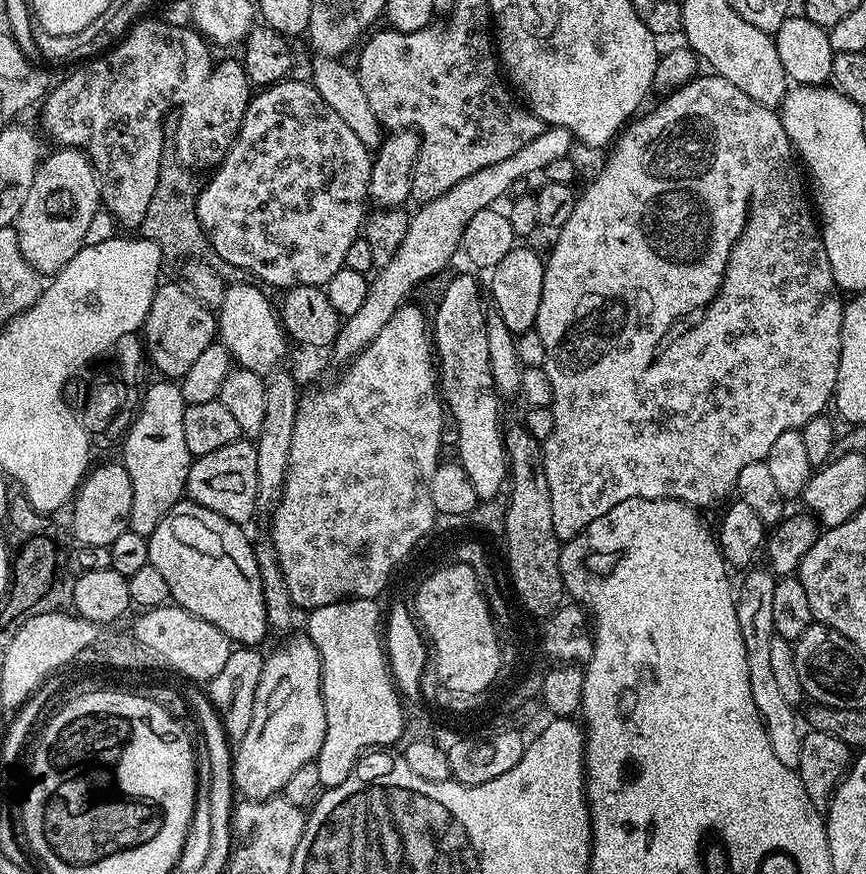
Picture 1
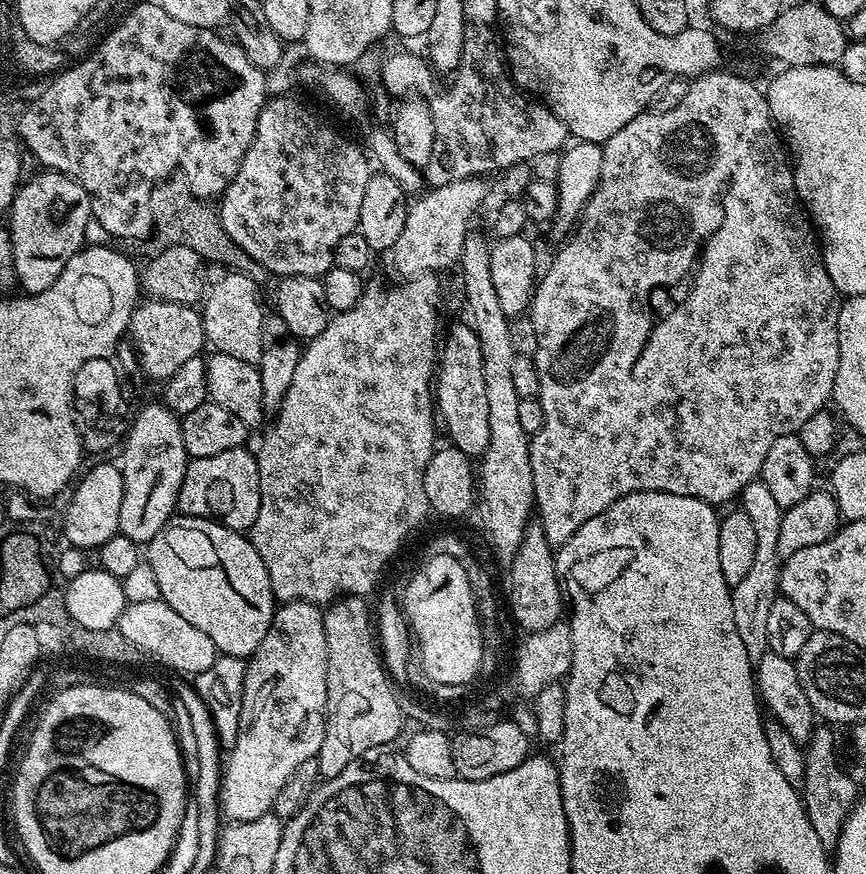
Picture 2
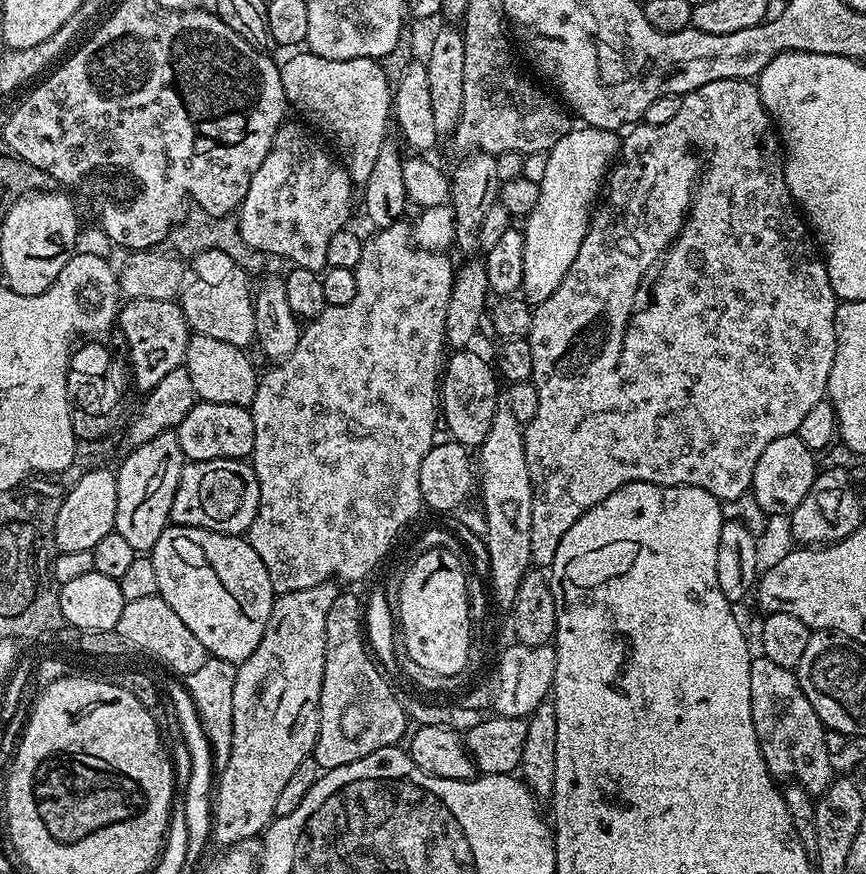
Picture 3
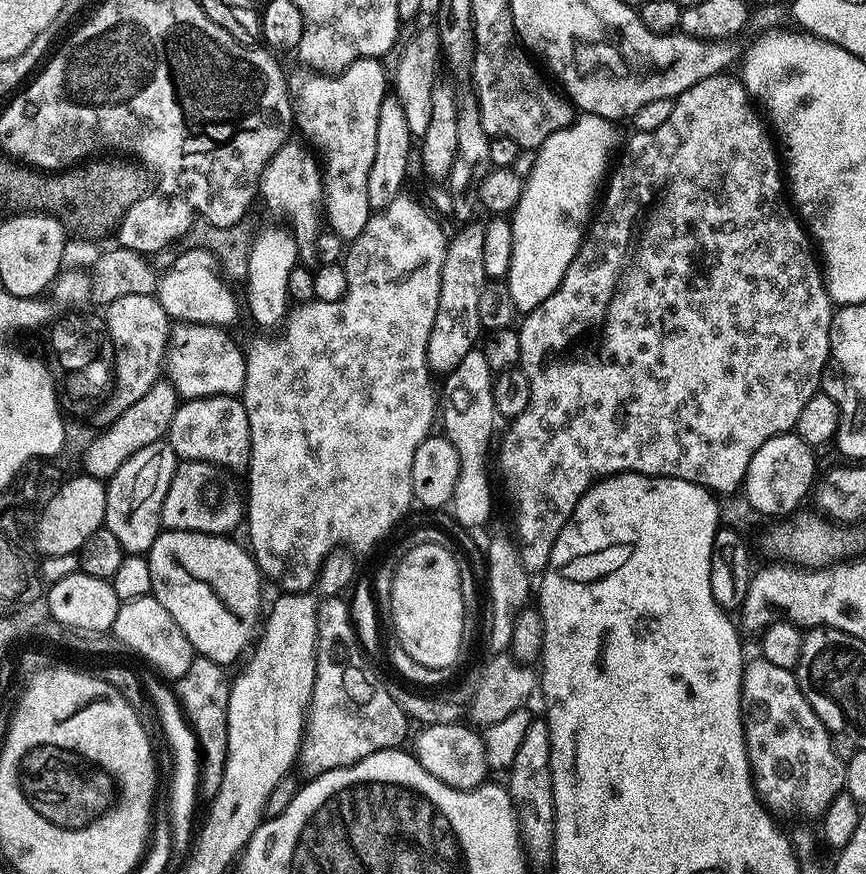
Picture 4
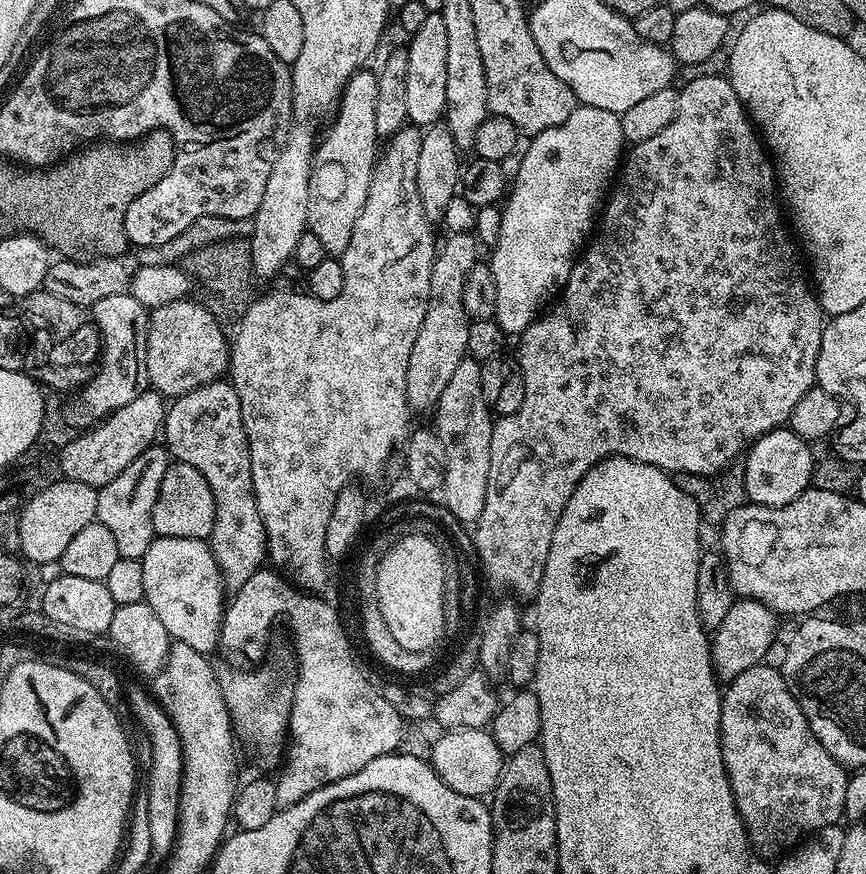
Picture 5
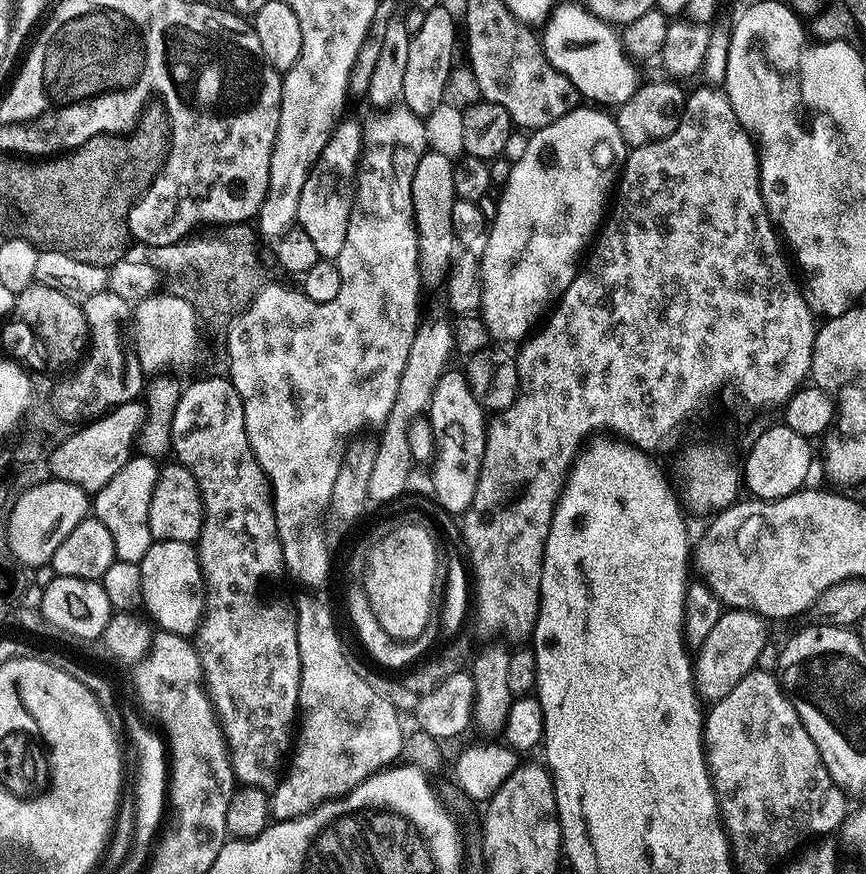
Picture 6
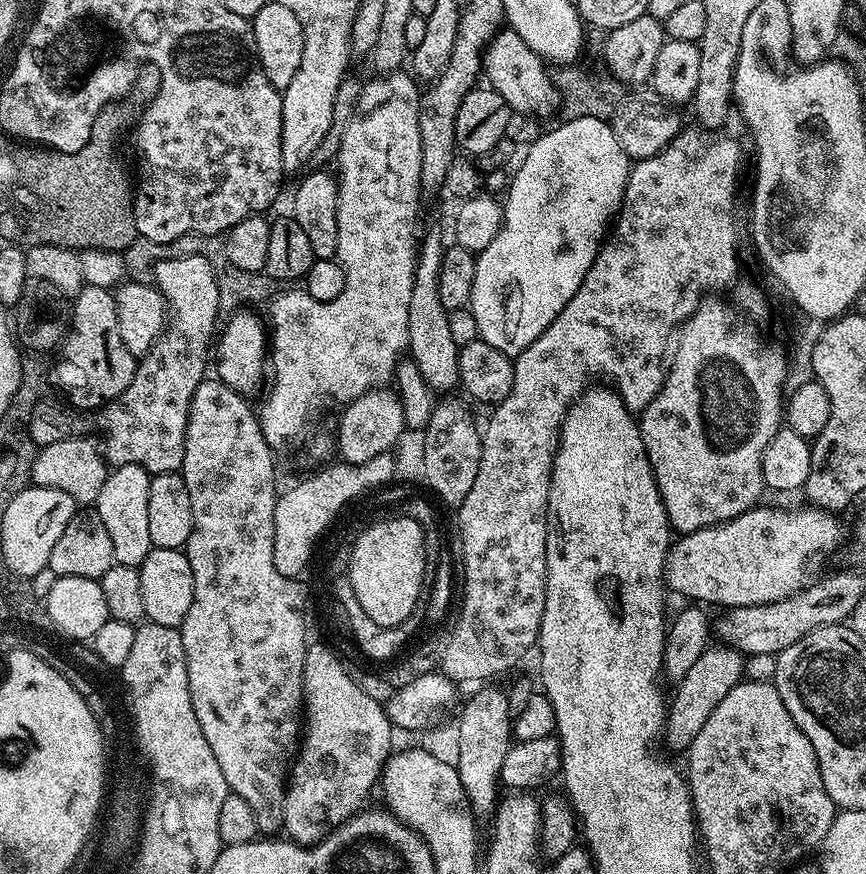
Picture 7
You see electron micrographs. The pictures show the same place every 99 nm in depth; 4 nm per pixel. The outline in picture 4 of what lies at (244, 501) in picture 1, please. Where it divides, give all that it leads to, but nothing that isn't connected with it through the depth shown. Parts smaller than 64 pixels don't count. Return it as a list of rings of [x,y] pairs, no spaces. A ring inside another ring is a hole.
[[[180,460],[174,470],[174,478],[170,478],[170,490],[166,490],[166,502],[162,502],[162,514],[160,515],[161,525],[163,525],[163,527],[169,532],[208,532],[211,536],[231,533],[231,528],[236,524],[236,511],[238,511],[239,508],[241,511],[242,508],[241,501],[240,504],[236,501],[236,488],[232,485],[231,478],[233,479],[227,471],[218,471],[216,465],[214,464],[207,464],[201,460]]]

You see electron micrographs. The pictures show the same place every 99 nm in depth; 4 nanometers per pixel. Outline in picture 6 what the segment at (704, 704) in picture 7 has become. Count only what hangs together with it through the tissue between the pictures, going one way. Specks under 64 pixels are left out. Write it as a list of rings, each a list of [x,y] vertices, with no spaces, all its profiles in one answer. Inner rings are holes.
[[[740,608],[721,611],[714,630],[710,630],[706,642],[702,642],[694,656],[696,695],[701,701],[715,702],[726,698],[726,694],[746,678],[746,674],[754,671],[758,654],[770,640],[764,627],[766,621],[757,612],[744,612]]]

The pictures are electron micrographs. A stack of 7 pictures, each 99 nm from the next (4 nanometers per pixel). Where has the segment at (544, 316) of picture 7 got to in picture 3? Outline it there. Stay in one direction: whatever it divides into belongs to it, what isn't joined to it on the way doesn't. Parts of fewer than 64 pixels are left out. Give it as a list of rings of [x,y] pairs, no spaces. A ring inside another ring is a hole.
[[[576,126],[547,152],[546,174],[539,184],[538,206],[534,206],[522,224],[524,249],[520,292],[528,304],[535,306],[546,302],[546,298],[558,290],[562,278],[566,278],[570,266],[574,266],[578,246],[582,246],[582,238],[586,238],[594,205],[617,159],[621,143],[621,137],[611,128]]]

